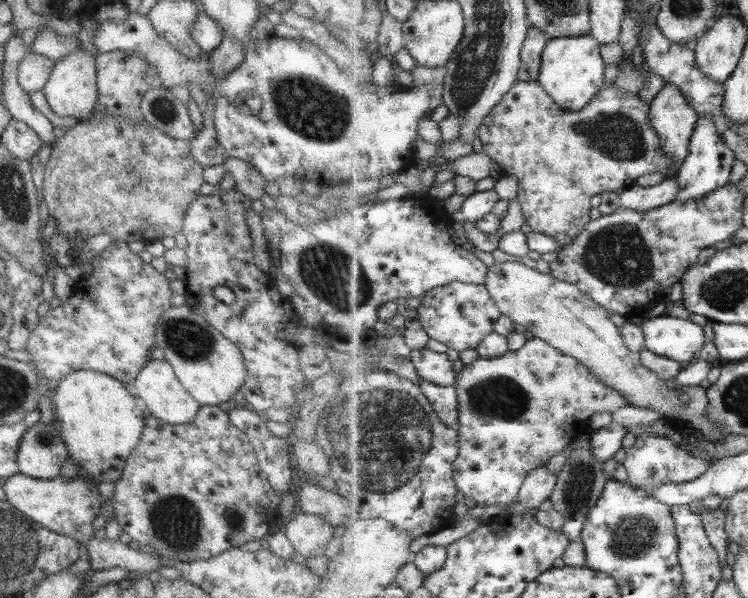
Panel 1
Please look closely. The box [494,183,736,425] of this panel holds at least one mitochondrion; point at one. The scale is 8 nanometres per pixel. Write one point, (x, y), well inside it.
(618, 255)

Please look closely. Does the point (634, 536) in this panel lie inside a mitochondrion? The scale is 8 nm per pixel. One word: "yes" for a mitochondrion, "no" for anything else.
yes

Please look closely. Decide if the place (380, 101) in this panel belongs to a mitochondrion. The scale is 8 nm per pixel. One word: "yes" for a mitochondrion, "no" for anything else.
no

